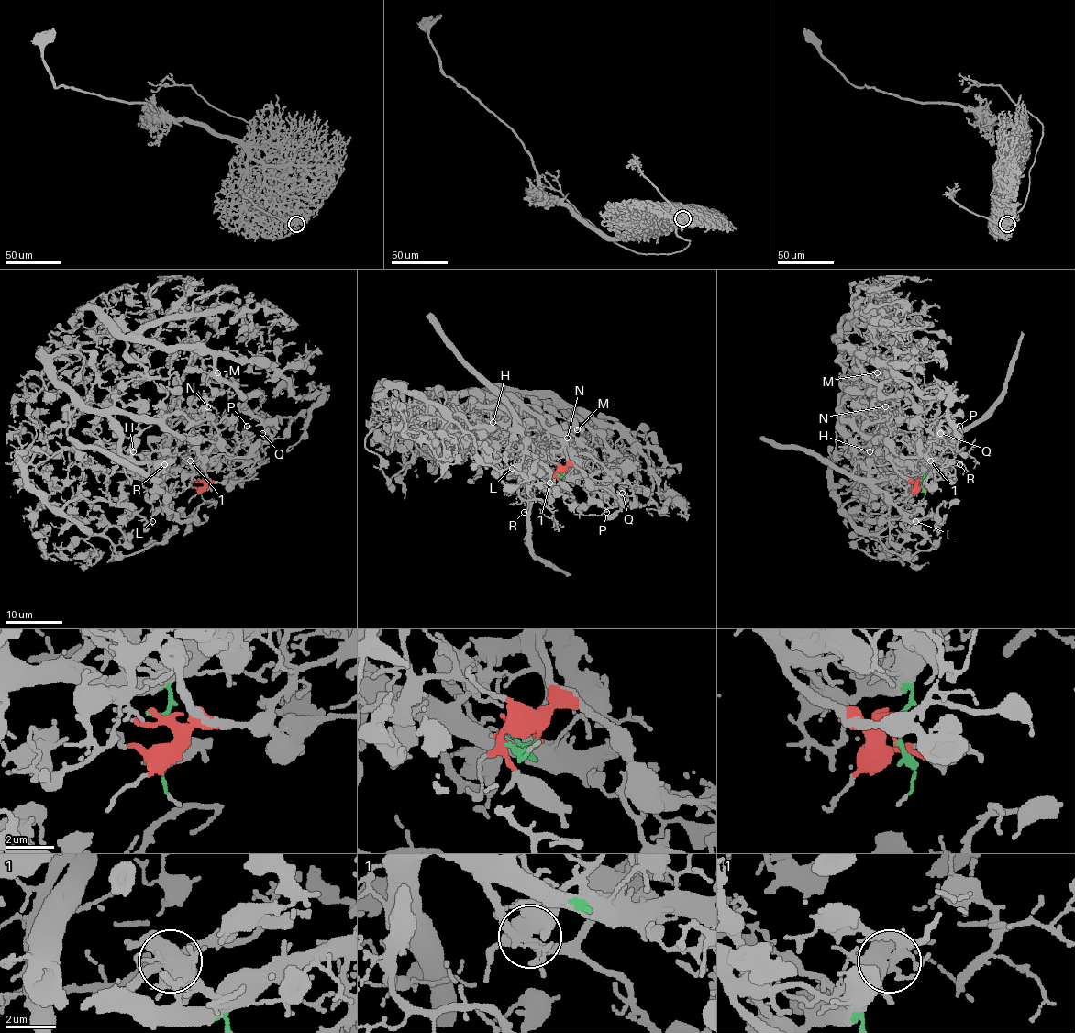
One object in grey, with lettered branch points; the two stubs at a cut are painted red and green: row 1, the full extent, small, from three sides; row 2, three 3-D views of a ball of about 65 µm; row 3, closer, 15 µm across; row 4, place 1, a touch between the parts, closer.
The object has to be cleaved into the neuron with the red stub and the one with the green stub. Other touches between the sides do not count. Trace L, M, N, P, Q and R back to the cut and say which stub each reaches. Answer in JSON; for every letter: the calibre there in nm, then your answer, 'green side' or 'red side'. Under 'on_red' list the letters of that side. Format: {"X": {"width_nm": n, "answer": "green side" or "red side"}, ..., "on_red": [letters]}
{"L": {"width_nm": 160, "answer": "red side"}, "M": {"width_nm": 120, "answer": "red side"}, "N": {"width_nm": 110, "answer": "red side"}, "P": {"width_nm": 150, "answer": "green side"}, "Q": {"width_nm": 140, "answer": "red side"}, "R": {"width_nm": 130, "answer": "green side"}, "on_red": ["L", "M", "N", "Q"]}

